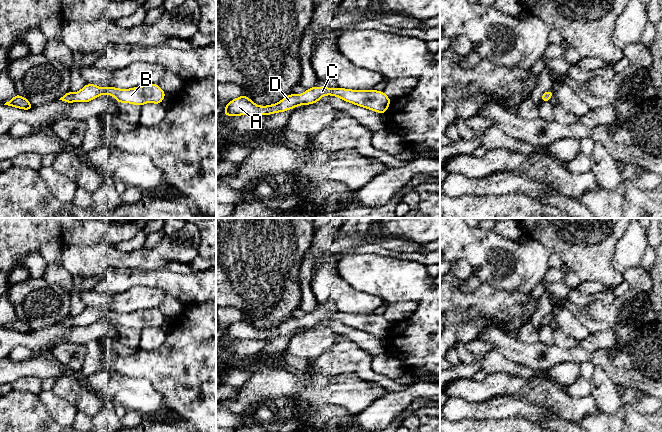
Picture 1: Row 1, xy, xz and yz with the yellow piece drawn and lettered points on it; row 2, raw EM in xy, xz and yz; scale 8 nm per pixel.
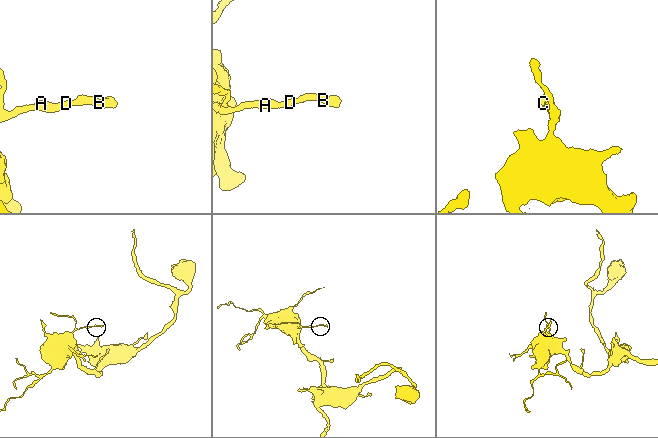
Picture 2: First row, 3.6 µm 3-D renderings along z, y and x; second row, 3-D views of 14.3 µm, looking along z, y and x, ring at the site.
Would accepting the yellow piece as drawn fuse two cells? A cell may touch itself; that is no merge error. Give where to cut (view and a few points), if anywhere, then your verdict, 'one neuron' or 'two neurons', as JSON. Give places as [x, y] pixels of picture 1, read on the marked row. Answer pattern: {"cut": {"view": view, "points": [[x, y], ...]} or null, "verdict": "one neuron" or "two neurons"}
{"cut": null, "verdict": "one neuron"}

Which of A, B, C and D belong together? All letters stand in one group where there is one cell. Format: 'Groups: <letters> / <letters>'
Groups: A B C D

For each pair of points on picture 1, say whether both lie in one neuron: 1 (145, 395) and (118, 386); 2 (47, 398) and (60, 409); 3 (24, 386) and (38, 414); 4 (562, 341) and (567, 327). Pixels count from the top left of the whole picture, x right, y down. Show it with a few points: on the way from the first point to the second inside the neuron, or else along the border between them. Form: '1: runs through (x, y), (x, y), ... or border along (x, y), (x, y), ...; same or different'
1: runs through (138, 394), (125, 391); same
2: runs through (50, 400), (57, 407); same
3: border along (13, 388), (37, 395); different
4: border along (558, 327), (577, 343); different

